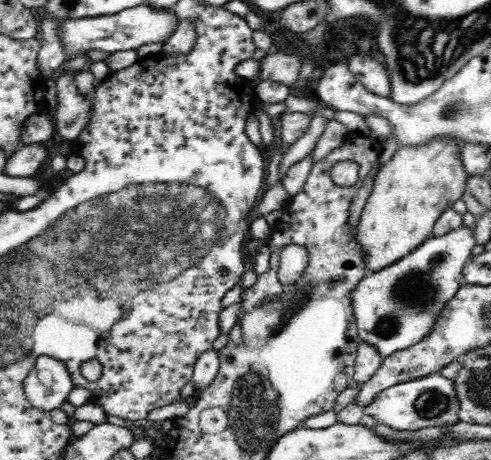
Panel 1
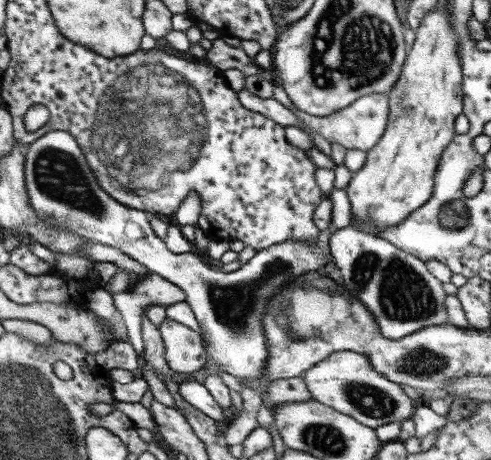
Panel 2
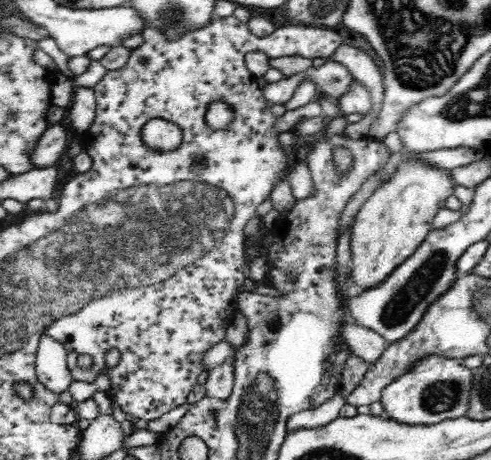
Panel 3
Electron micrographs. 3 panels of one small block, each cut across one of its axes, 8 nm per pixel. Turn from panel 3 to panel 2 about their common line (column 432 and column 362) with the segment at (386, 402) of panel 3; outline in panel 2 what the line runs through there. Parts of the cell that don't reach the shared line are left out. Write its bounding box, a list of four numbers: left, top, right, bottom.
[301,352,415,430]

